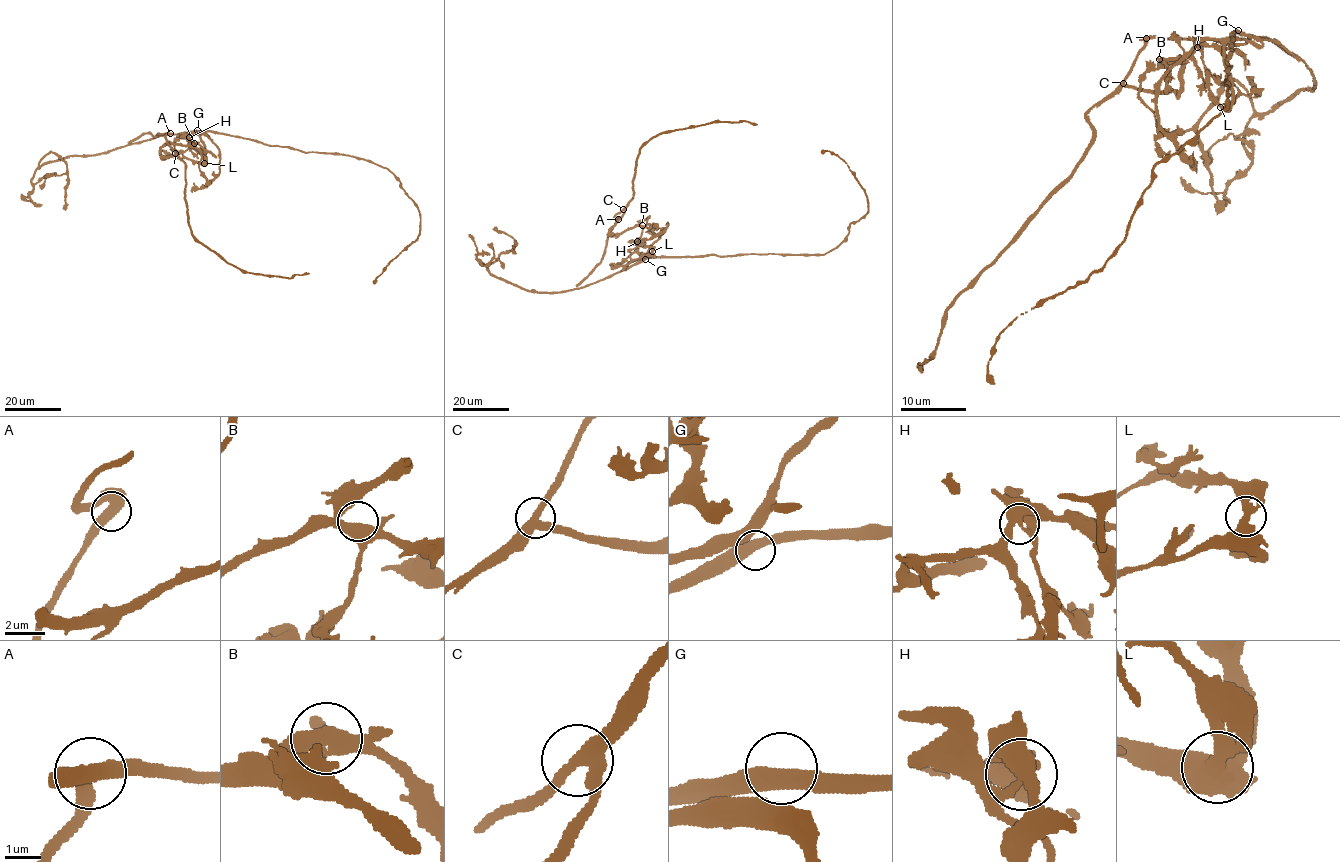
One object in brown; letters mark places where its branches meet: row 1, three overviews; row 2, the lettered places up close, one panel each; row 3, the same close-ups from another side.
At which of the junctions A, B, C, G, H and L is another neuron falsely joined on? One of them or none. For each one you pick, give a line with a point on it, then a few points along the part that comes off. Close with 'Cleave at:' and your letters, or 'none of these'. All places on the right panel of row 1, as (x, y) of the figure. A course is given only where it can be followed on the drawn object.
H: (1197, 47) | (1197, 48), (1161, 63), (1180, 63), (1179, 90), (1118, 85), (1094, 107), (1074, 174), (948, 306), (927, 360)
Cleave at: H

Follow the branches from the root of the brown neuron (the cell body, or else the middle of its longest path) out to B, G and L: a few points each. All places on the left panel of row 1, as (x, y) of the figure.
B: (202, 143), (205, 163), (189, 138), (194, 143)
G: (202, 143), (197, 130)
L: (202, 143), (206, 156), (204, 163)

